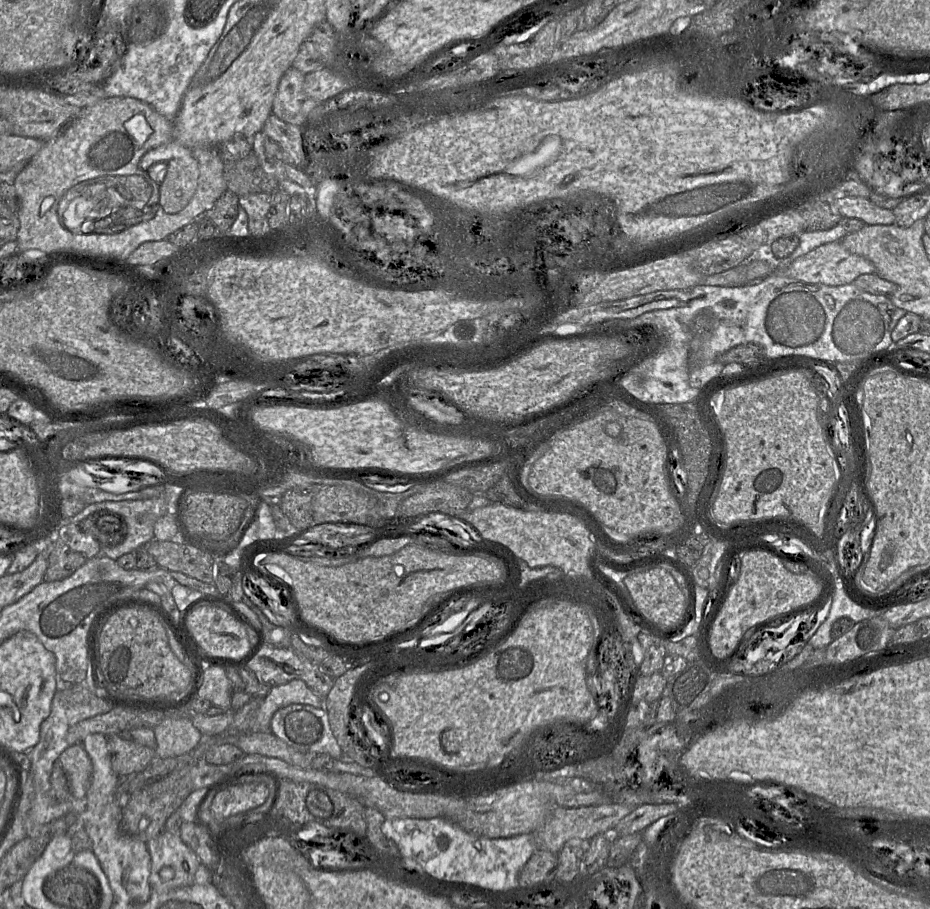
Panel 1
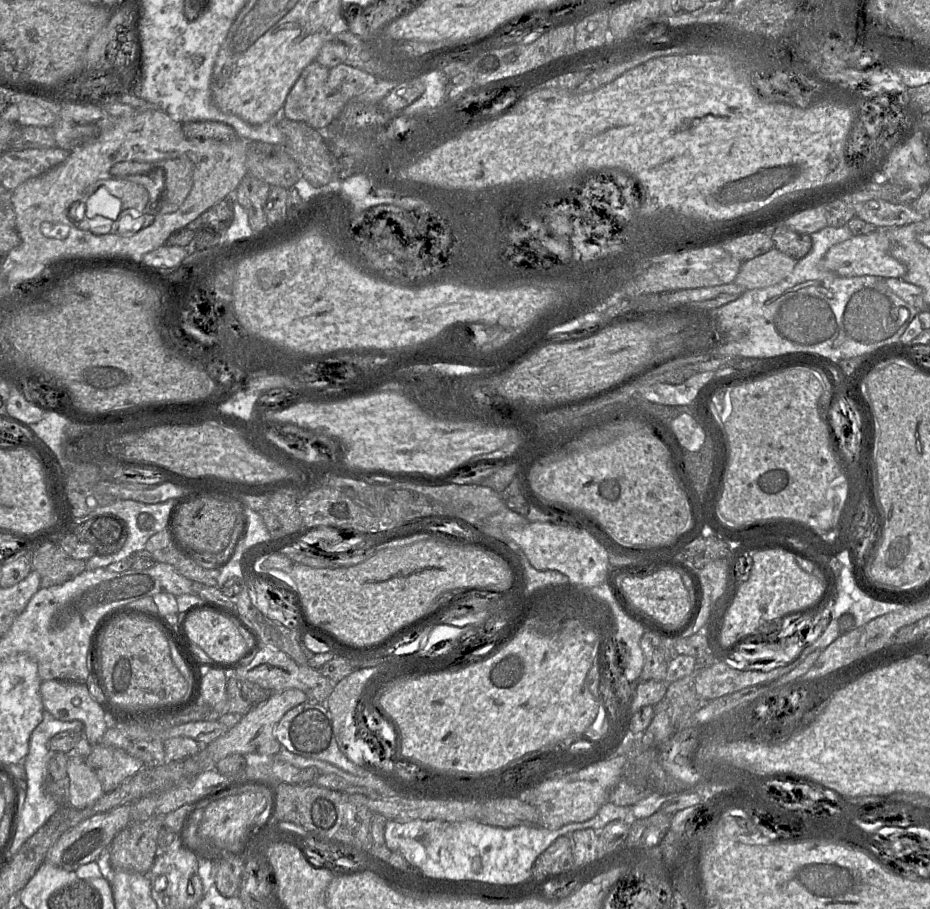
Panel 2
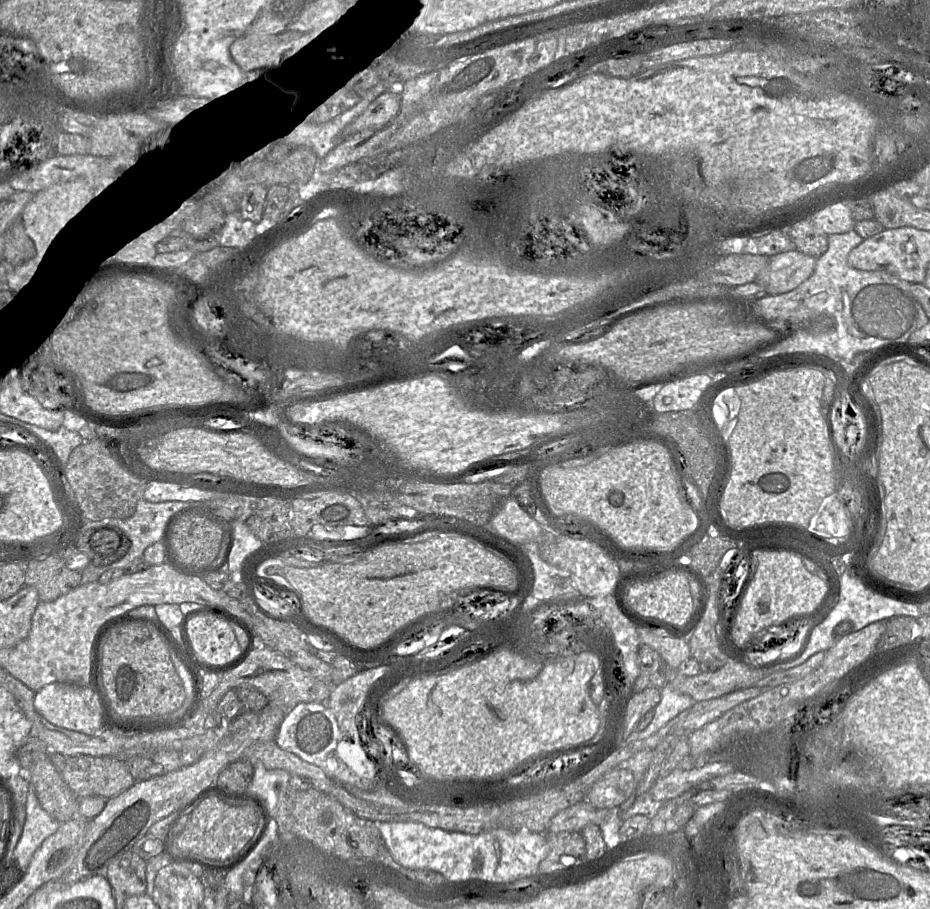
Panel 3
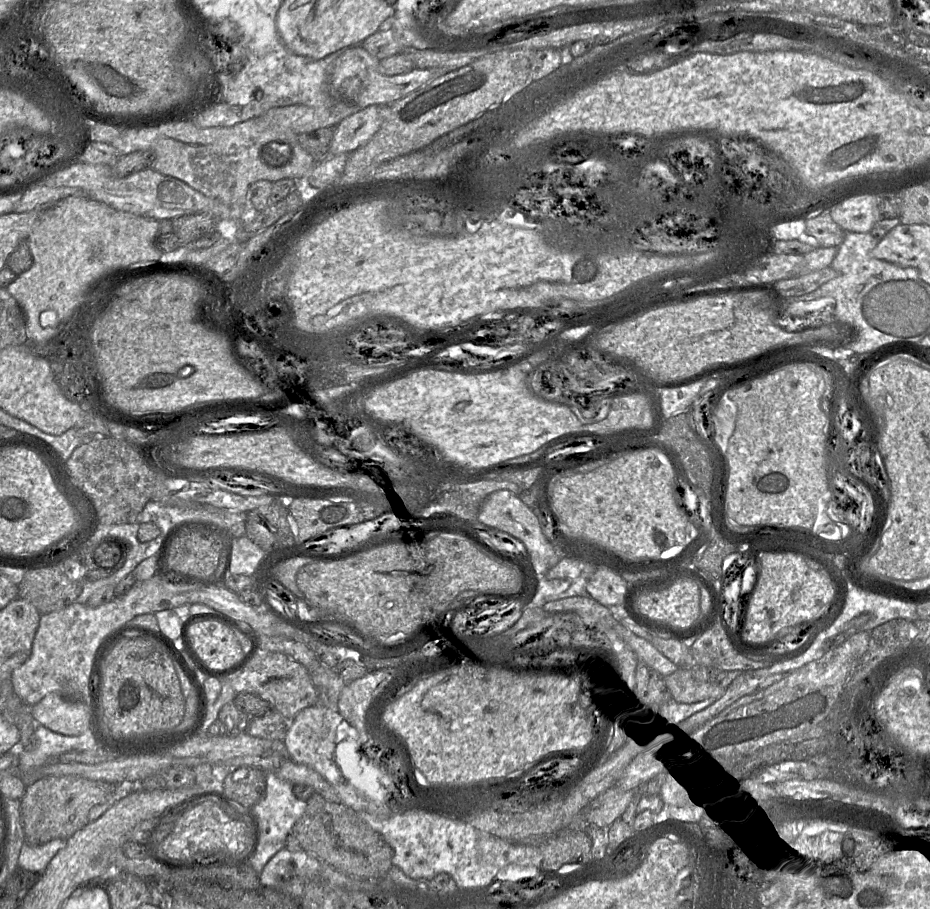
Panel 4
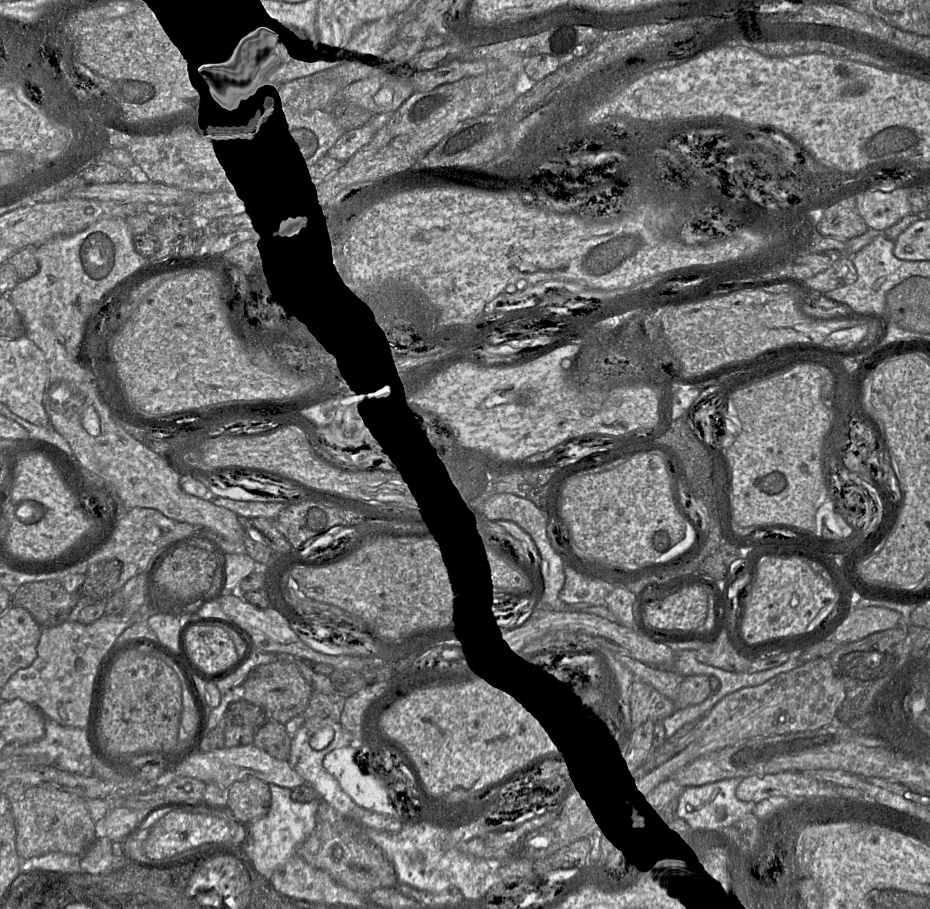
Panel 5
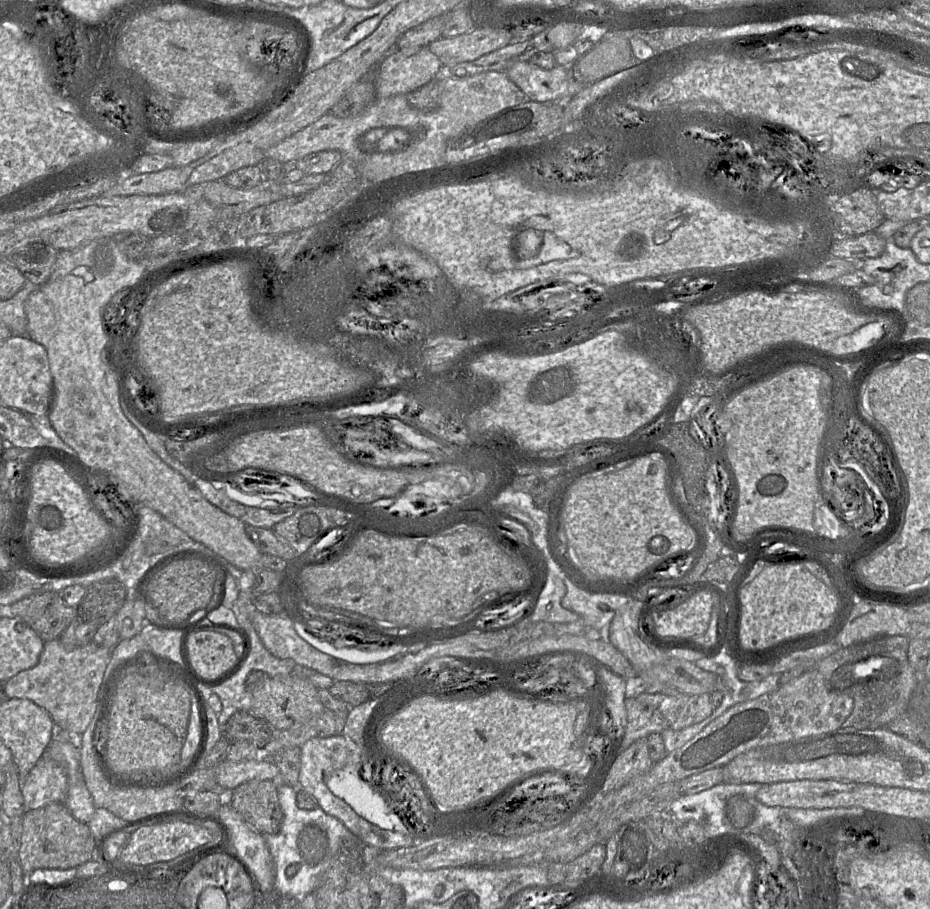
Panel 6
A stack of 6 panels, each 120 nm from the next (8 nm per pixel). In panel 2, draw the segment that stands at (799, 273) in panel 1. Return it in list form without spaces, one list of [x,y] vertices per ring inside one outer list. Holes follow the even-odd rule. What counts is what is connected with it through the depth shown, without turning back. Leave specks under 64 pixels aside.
[[[885,230],[853,236],[832,246],[821,259],[821,269],[831,271],[841,277],[873,275],[882,278],[902,278],[906,266],[890,254],[889,240]]]

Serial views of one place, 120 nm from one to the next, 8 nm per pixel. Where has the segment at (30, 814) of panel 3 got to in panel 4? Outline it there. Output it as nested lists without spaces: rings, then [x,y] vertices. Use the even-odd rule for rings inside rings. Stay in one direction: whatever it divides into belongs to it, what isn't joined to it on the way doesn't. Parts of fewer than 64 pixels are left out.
[[[54,839],[38,846],[25,841],[19,855],[18,866],[34,873],[43,873],[53,857],[65,847],[66,841]]]

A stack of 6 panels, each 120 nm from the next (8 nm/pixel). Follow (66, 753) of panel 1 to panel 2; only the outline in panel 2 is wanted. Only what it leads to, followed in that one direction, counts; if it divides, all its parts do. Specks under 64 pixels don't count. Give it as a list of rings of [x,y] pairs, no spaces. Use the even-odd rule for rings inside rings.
[[[69,754],[67,777],[70,782],[68,805],[71,807],[87,808],[104,794],[102,783],[86,763],[85,756]]]

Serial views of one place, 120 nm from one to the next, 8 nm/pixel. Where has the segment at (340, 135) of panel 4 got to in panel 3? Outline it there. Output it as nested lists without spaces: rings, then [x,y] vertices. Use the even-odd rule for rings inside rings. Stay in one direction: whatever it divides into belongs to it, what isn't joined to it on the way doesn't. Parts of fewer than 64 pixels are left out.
[[[385,92],[381,94],[361,115],[343,129],[342,141],[364,129],[384,127],[398,115],[401,103],[400,93]]]

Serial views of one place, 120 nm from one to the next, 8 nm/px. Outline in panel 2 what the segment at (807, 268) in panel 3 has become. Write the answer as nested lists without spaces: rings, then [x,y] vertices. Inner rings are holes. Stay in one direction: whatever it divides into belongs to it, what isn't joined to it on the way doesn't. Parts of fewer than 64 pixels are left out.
[[[772,248],[751,260],[742,262],[734,283],[746,289],[765,288],[785,279],[797,260]]]

